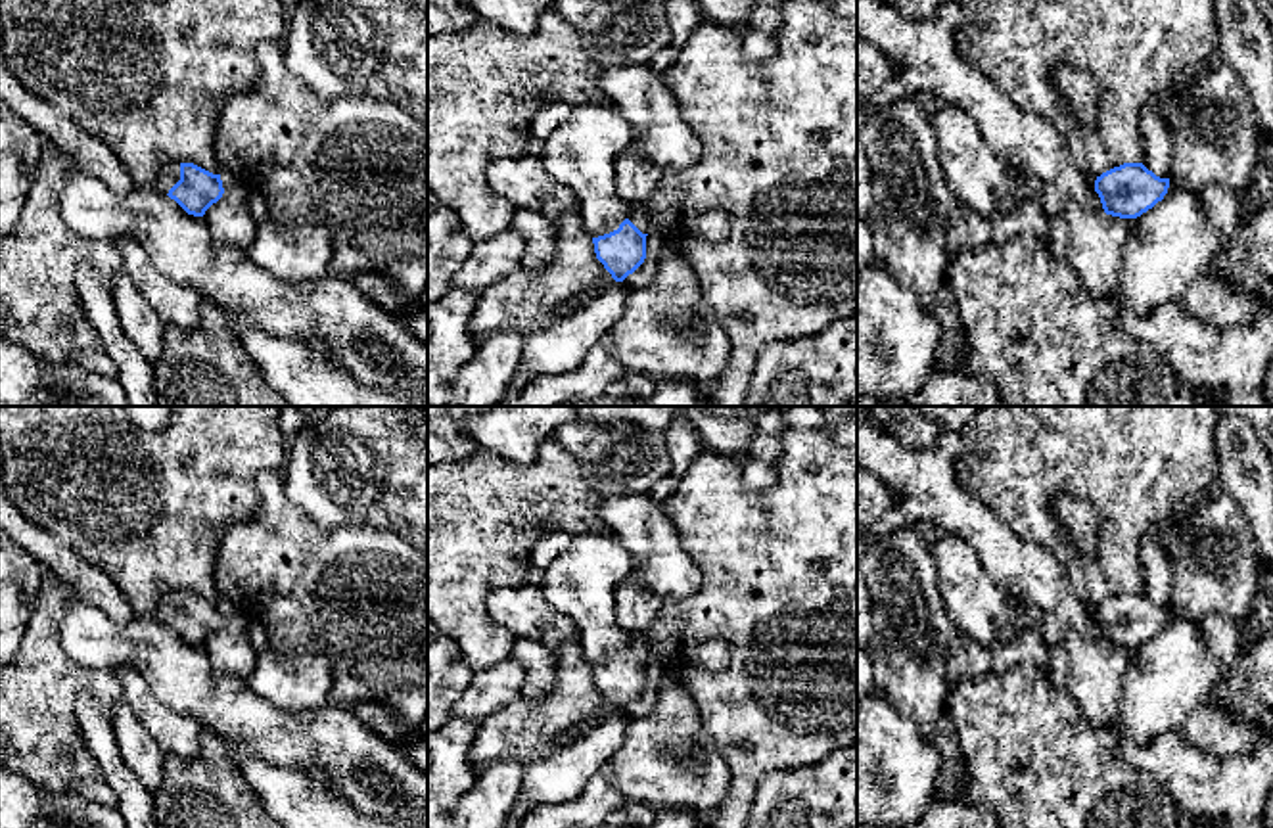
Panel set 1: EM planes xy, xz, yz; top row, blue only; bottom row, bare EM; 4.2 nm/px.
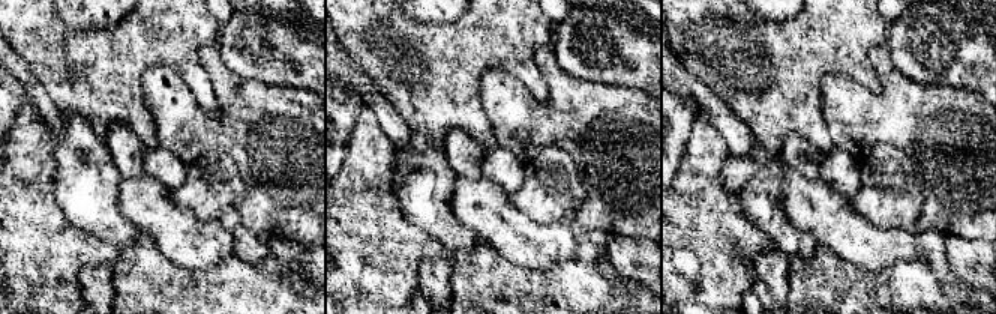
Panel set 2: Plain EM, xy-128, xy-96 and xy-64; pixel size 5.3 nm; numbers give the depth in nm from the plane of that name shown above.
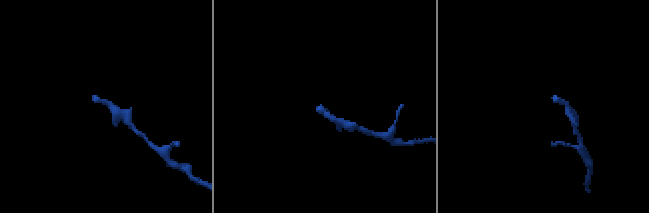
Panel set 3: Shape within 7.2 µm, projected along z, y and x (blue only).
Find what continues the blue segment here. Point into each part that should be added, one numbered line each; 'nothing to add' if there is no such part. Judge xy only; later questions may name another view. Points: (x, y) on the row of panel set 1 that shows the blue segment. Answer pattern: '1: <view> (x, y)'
1: xy (169, 175)

